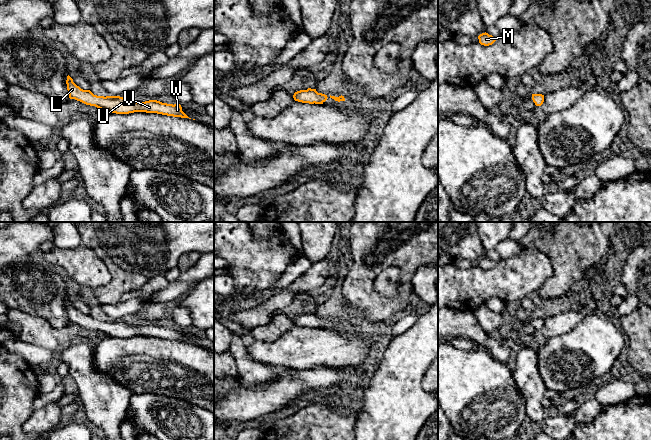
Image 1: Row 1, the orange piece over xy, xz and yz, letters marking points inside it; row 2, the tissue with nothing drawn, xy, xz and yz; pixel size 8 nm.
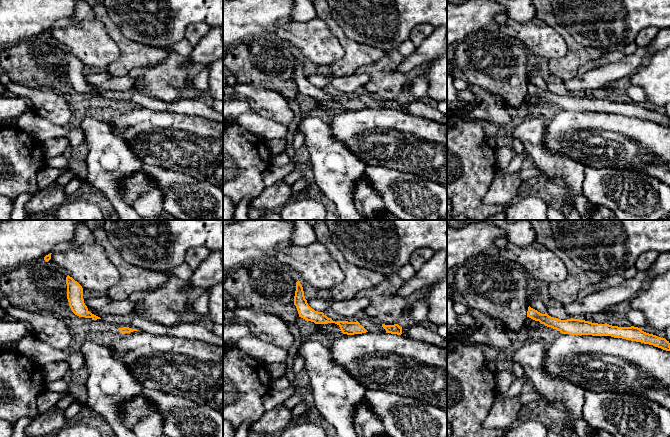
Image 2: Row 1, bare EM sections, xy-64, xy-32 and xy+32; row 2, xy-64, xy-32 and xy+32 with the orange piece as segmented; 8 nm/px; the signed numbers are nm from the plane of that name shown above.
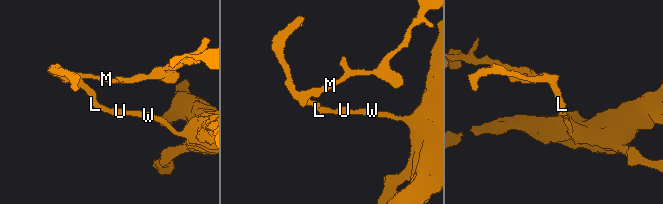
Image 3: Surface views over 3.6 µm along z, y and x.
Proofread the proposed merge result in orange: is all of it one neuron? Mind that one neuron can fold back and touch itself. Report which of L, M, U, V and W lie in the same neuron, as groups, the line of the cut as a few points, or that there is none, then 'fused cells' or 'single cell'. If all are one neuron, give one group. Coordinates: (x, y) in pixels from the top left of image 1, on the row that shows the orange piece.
L M U V W | no cut | single cell

